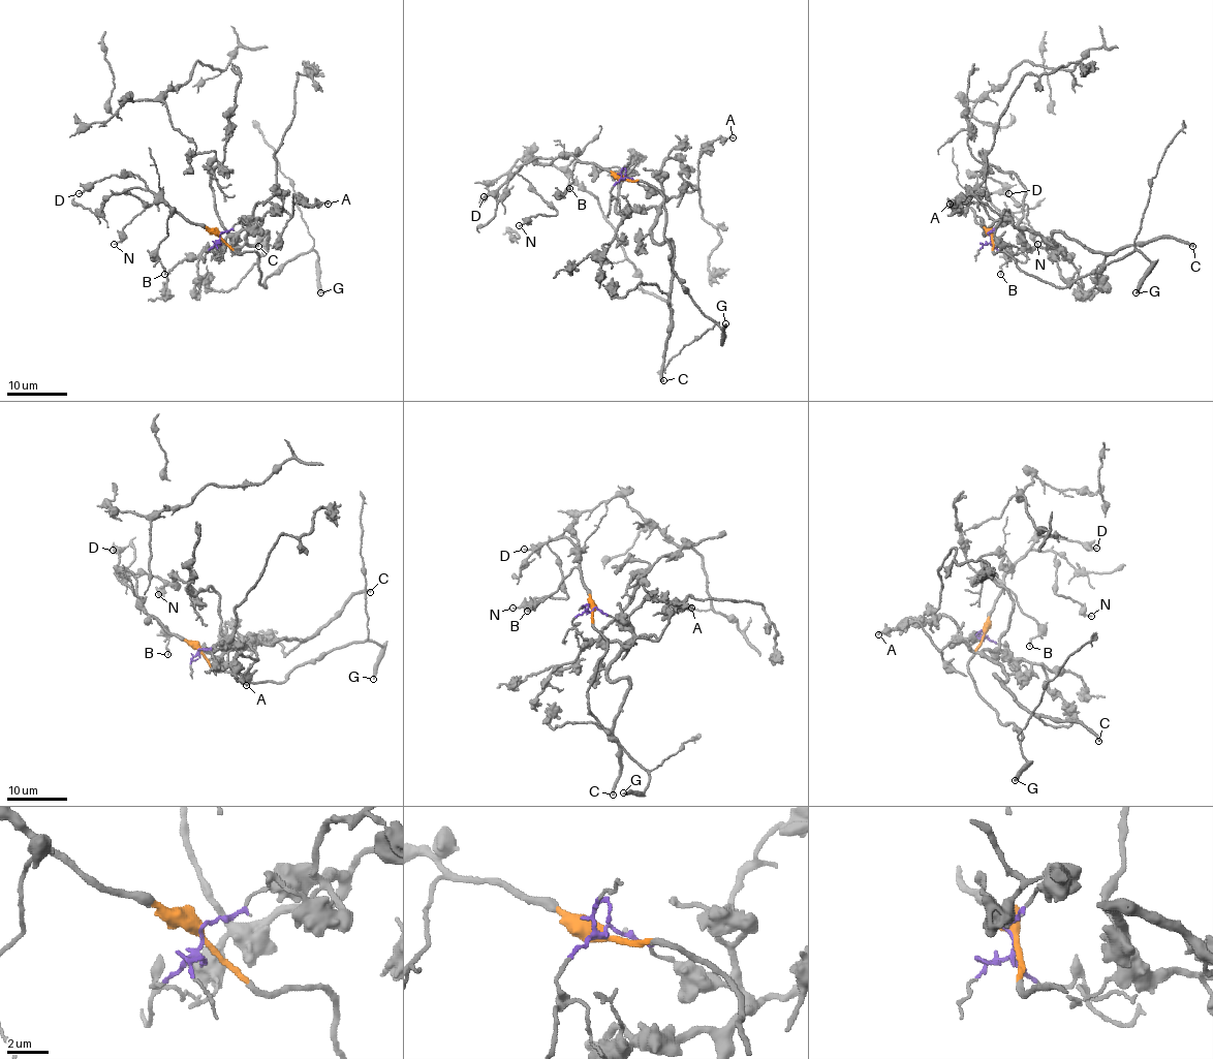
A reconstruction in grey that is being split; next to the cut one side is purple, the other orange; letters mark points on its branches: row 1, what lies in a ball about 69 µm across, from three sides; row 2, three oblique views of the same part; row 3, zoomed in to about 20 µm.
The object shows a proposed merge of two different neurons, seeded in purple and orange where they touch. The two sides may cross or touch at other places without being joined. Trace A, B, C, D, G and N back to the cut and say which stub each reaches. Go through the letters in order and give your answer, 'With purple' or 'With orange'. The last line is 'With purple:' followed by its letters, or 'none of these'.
A: With purple
B: With orange
C: With purple
D: With orange
G: With orange
N: With orange
With purple: A, C

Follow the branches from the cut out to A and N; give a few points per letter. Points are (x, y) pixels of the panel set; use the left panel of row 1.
A: (219, 236), (236, 224), (257, 221), (268, 212), (291, 213), (293, 195), (313, 205), (328, 205)
N: (219, 236), (186, 221), (148, 190), (128, 188), (112, 193), (130, 192), (151, 205), (114, 244)

